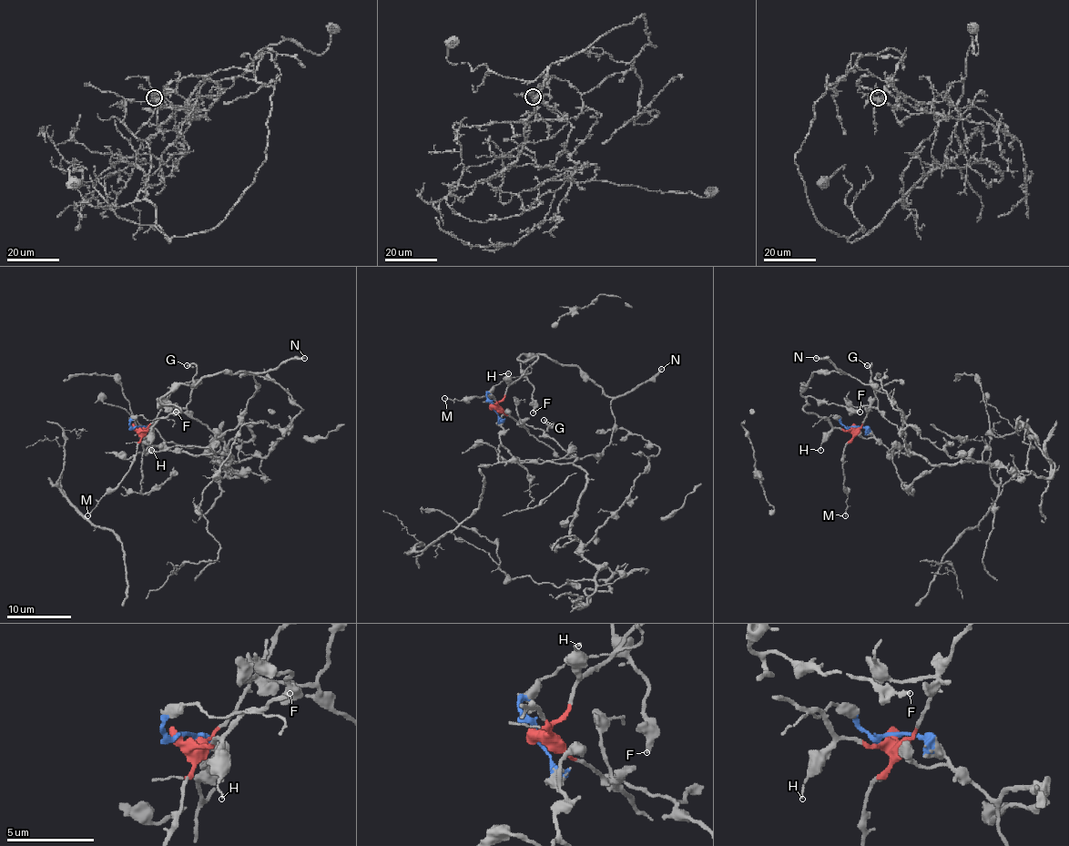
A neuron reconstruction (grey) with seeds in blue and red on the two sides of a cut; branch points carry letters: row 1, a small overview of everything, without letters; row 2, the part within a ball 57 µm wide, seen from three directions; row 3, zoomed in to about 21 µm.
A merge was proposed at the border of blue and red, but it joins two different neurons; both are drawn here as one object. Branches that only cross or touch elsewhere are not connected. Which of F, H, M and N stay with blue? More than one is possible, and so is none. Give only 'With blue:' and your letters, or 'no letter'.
With blue: no letter

